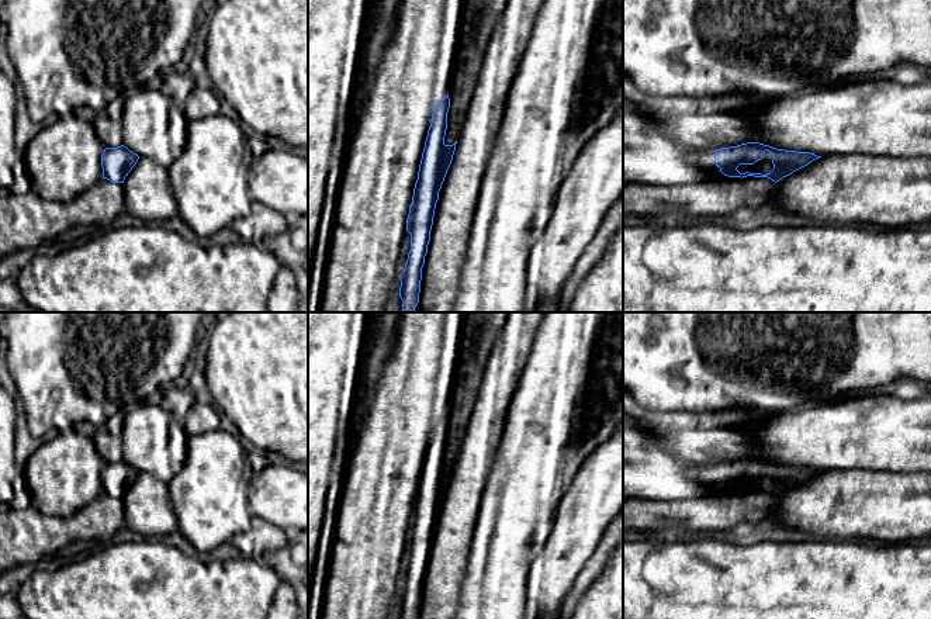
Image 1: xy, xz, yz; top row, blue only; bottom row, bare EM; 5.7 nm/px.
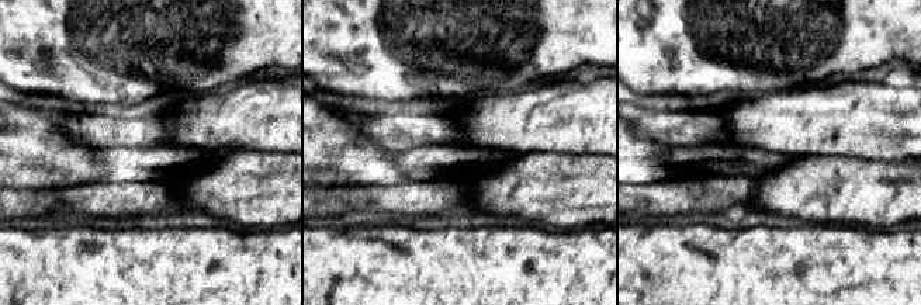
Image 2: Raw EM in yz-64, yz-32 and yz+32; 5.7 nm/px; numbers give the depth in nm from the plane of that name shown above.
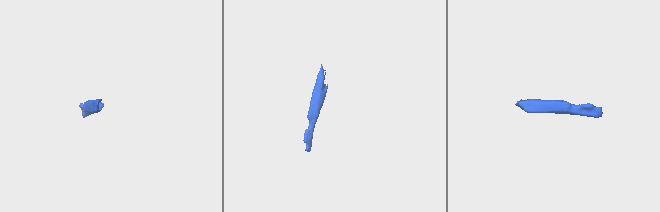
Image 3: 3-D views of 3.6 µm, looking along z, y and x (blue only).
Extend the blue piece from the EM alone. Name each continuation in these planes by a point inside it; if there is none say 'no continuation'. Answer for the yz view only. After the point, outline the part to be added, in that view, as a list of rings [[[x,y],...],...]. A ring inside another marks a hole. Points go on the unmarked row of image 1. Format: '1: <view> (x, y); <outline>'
1: yz (765, 480); [[[765,466],[762,468],[762,474],[755,477],[754,480],[740,480],[737,483],[737,485],[740,488],[745,488],[745,487],[750,487],[750,488],[762,488],[762,490],[766,490],[769,488],[772,484],[773,484],[773,478],[772,478],[772,468]]]

